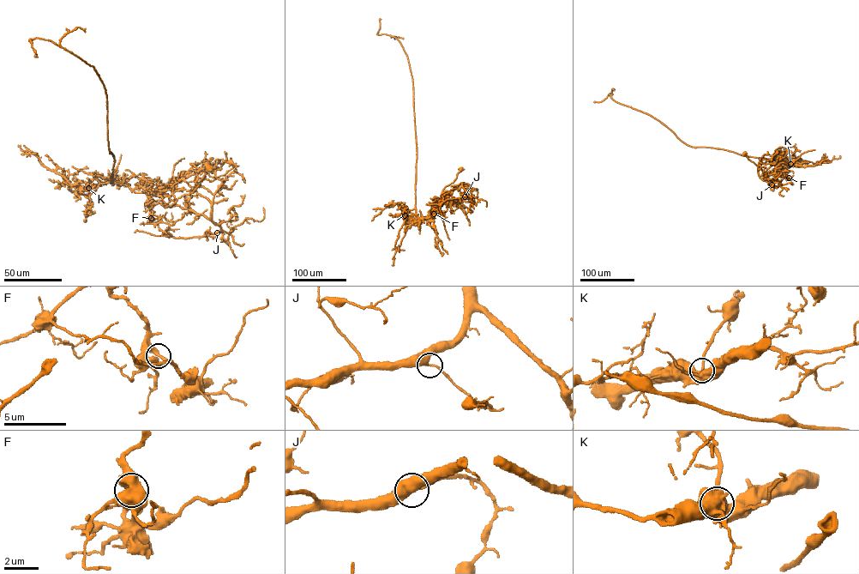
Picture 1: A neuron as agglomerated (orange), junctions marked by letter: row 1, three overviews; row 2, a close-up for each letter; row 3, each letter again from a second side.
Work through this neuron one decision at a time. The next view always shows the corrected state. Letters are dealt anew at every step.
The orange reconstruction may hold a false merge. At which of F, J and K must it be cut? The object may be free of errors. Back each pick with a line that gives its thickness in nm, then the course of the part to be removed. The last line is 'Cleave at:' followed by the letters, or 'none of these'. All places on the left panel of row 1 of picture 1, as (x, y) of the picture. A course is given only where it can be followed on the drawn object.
F: 480 nm thick; foreign part runs (152, 218), (159, 216), (159, 227), (175, 238), (220, 231), (205, 215), (166, 206), (163, 189), (184, 159)
Cleave at: F

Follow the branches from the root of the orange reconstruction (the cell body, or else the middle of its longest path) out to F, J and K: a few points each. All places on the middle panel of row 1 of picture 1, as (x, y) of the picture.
F: (461, 169), (453, 181), (442, 190), (434, 213), (425, 218), (431, 210), (434, 214)
J: (461, 169), (453, 181), (443, 189), (440, 198), (445, 191), (452, 192), (461, 186), (466, 192), (465, 196)
K: (461, 169), (453, 181), (443, 189), (438, 205), (430, 216), (412, 220), (405, 215)

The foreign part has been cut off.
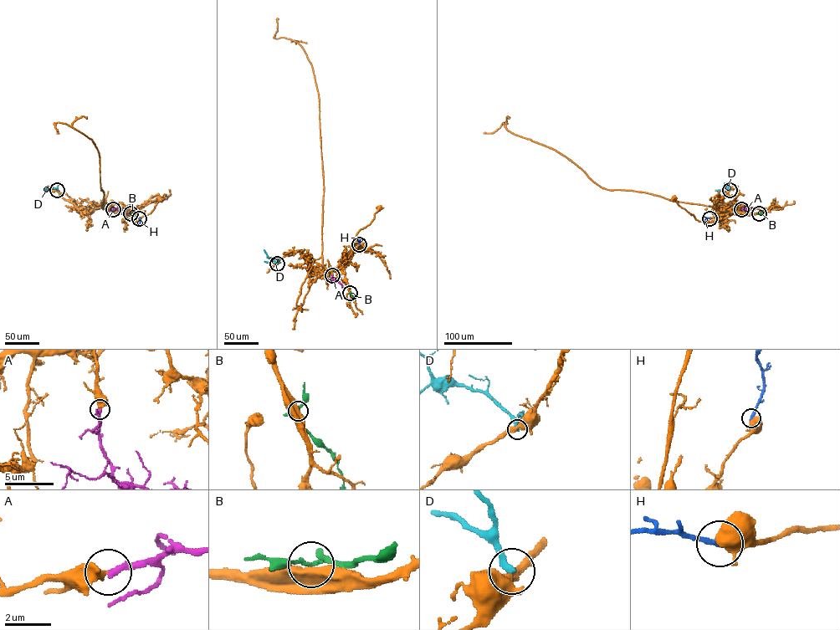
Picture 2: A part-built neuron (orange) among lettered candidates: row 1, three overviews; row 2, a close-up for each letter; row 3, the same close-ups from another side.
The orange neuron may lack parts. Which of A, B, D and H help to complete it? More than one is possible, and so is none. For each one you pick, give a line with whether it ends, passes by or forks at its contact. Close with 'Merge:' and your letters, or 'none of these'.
A: It ends there
Merge: A

